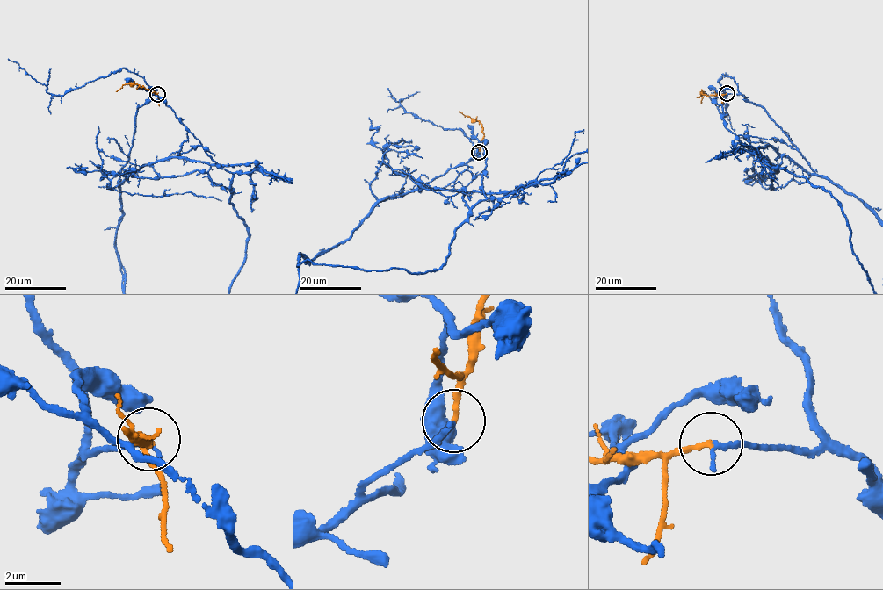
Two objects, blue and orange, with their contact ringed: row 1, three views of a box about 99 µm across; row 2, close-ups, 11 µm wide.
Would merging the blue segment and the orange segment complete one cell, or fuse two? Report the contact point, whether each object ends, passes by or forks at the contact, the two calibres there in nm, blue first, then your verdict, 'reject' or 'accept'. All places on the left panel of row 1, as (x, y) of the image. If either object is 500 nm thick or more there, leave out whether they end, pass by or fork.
place (157, 94); blue passes by; orange ends; calibres 150 and 170 nm; accept

